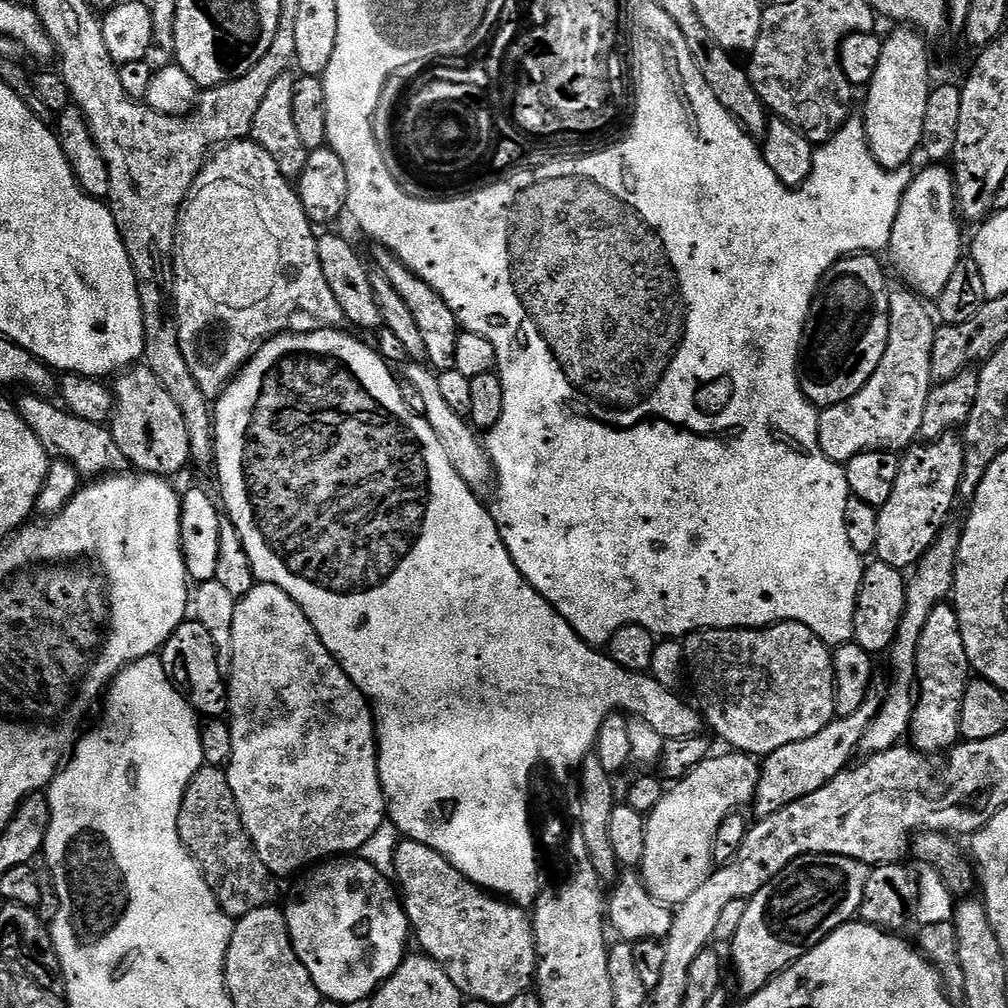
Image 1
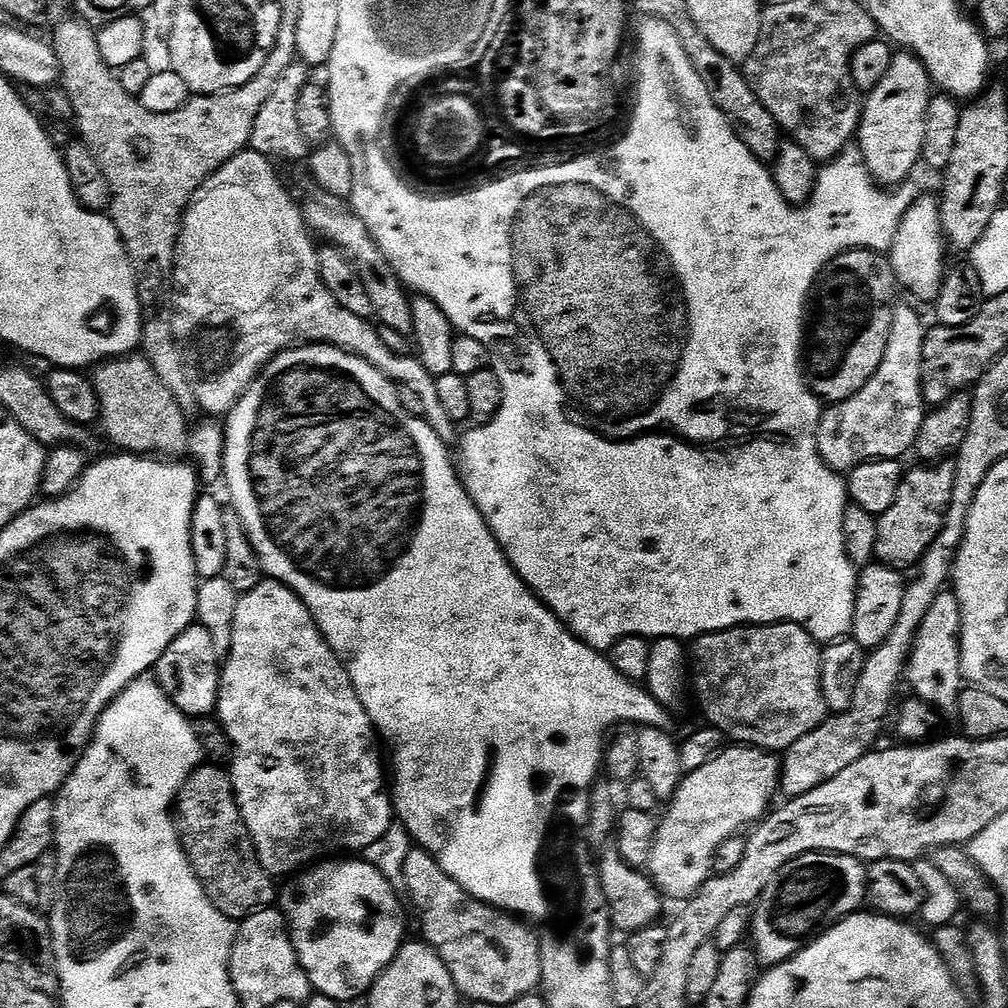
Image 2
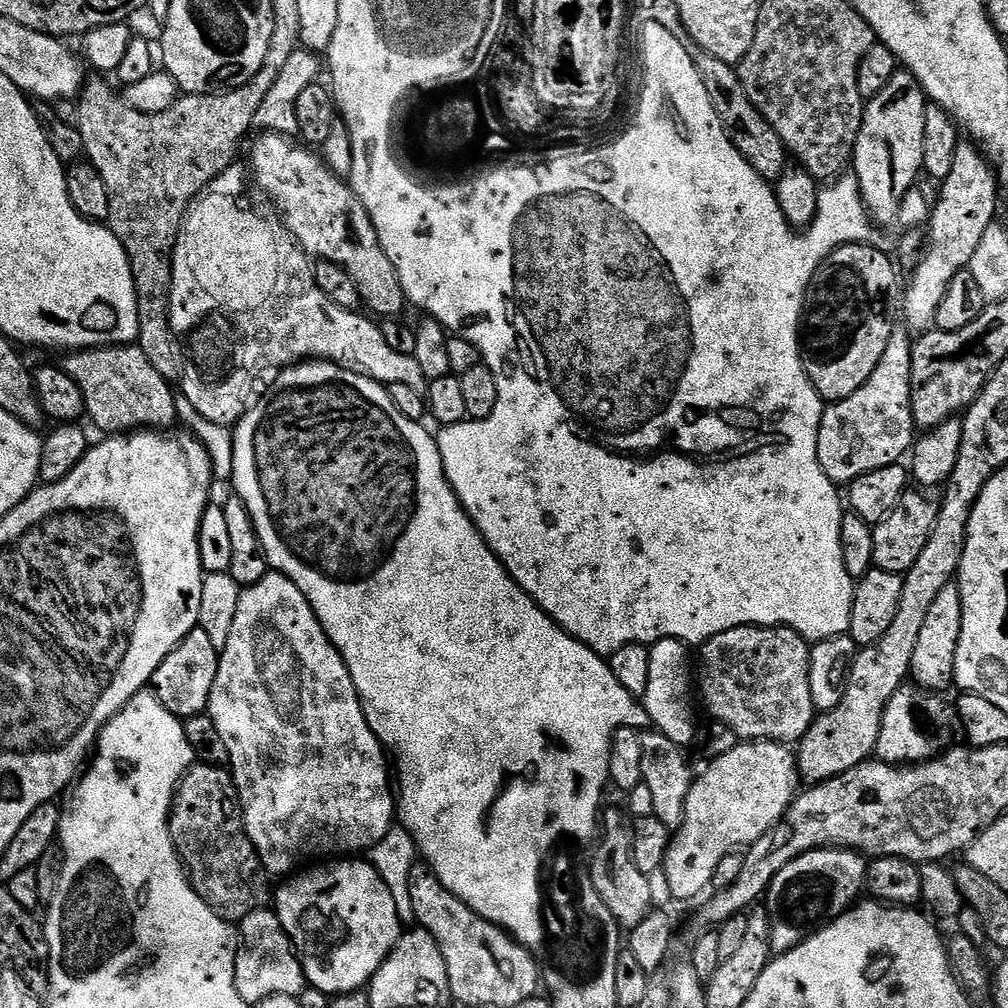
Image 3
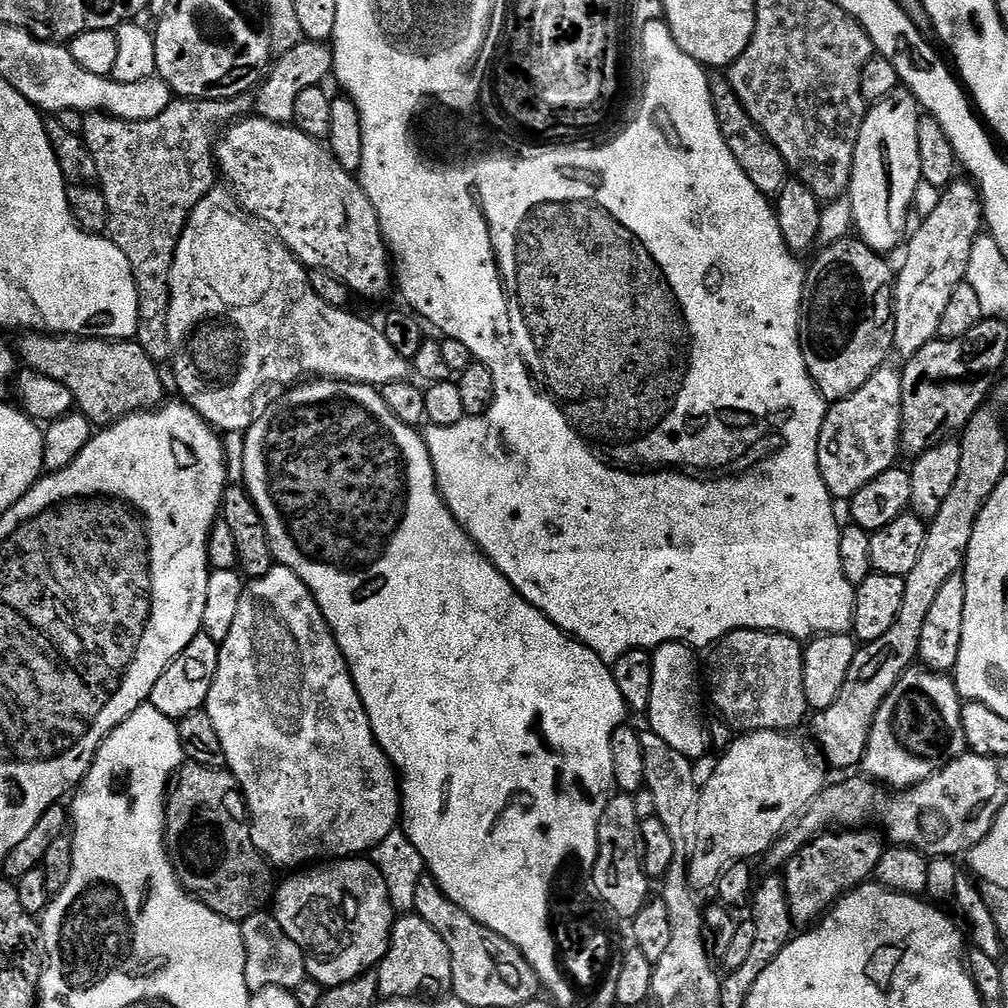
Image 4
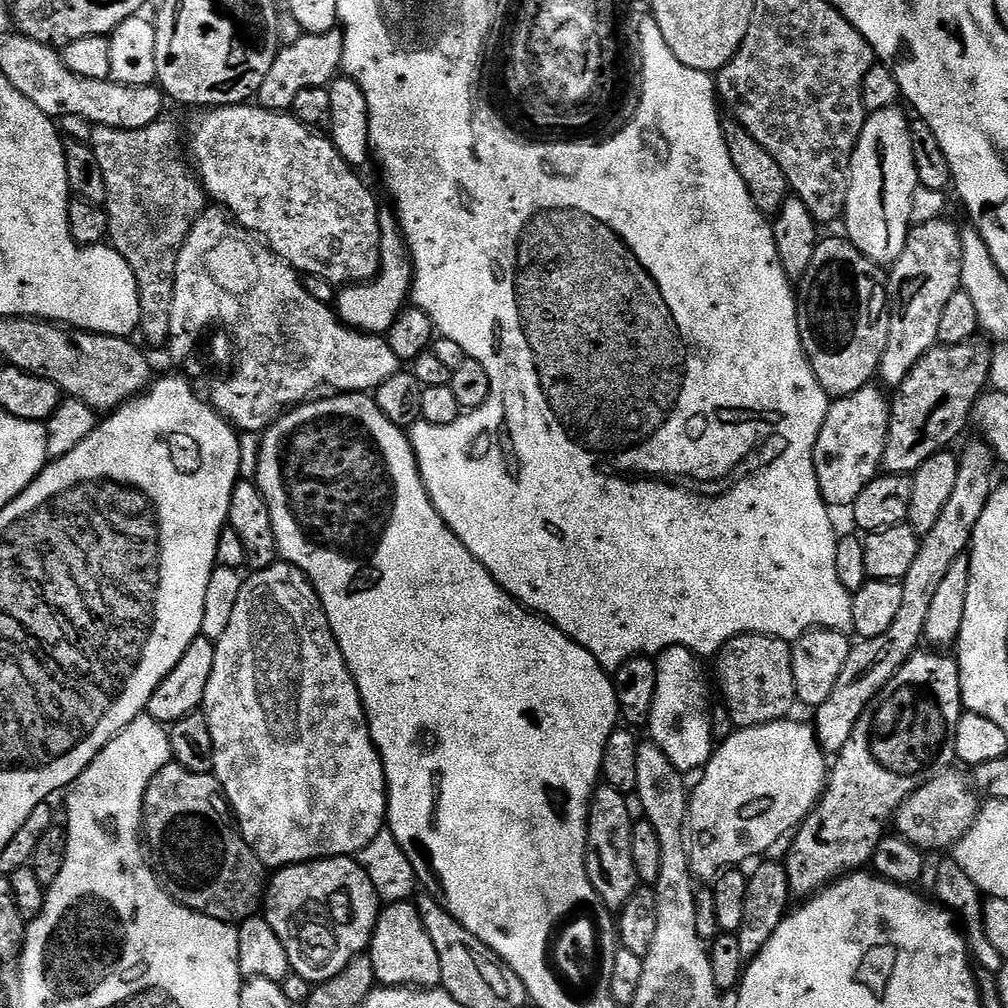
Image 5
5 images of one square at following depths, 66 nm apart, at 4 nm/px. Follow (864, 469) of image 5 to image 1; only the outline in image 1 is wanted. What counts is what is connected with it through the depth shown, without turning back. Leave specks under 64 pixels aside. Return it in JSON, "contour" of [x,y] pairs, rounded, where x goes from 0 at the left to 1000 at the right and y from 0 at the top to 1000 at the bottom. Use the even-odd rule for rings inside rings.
{"contour":[[[886,285],[881,291],[883,335],[879,339],[879,351],[875,351],[875,359],[871,359],[871,367],[863,371],[863,379],[859,379],[851,391],[813,409],[813,445],[819,454],[834,462],[856,448],[896,449],[913,432],[915,407],[919,407],[921,392],[927,384],[923,355],[931,321],[927,313],[925,318],[917,303],[920,301],[914,295],[900,285],[892,285]]]}

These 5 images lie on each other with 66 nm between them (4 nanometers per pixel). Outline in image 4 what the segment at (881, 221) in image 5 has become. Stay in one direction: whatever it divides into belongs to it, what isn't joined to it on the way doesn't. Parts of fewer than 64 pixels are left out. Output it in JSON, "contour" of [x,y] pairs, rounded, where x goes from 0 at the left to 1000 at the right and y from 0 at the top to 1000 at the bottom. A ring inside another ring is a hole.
{"contour":[[[896,85],[887,88],[879,97],[875,97],[875,101],[864,104],[857,112],[855,129],[851,133],[847,149],[845,180],[839,194],[845,204],[848,233],[856,238],[859,244],[874,252],[882,252],[881,250],[887,249],[889,245],[894,245],[898,237],[897,221],[901,218],[901,210],[903,214],[906,209],[905,197],[915,181],[915,161],[911,161],[911,121],[914,114],[913,102],[907,97],[907,93]]]}

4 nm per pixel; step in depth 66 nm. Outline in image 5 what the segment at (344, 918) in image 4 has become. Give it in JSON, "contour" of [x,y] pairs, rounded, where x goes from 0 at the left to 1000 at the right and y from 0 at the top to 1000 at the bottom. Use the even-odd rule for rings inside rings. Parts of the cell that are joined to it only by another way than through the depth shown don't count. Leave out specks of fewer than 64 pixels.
{"contour":[[[326,849],[323,853],[289,857],[286,861],[277,862],[264,878],[264,892],[260,901],[278,934],[284,938],[291,937],[292,940],[294,936],[294,940],[298,943],[298,952],[296,948],[292,956],[293,967],[304,970],[313,978],[331,970],[331,966],[339,966],[339,962],[347,958],[352,948],[362,947],[366,943],[379,904],[379,894],[367,867],[356,852]]]}

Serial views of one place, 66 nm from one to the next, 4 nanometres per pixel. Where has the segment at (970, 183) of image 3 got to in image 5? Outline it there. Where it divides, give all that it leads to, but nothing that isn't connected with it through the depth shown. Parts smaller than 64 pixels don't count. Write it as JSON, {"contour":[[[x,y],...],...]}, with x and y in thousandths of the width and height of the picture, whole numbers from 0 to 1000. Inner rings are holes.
{"contour":[[[930,216],[910,222],[902,229],[901,239],[895,252],[883,264],[880,271],[881,292],[881,338],[875,351],[871,377],[878,386],[888,387],[911,363],[911,359],[931,341],[931,322],[935,307],[943,294],[953,289],[954,283],[954,236],[953,227],[947,226],[938,216]]]}

